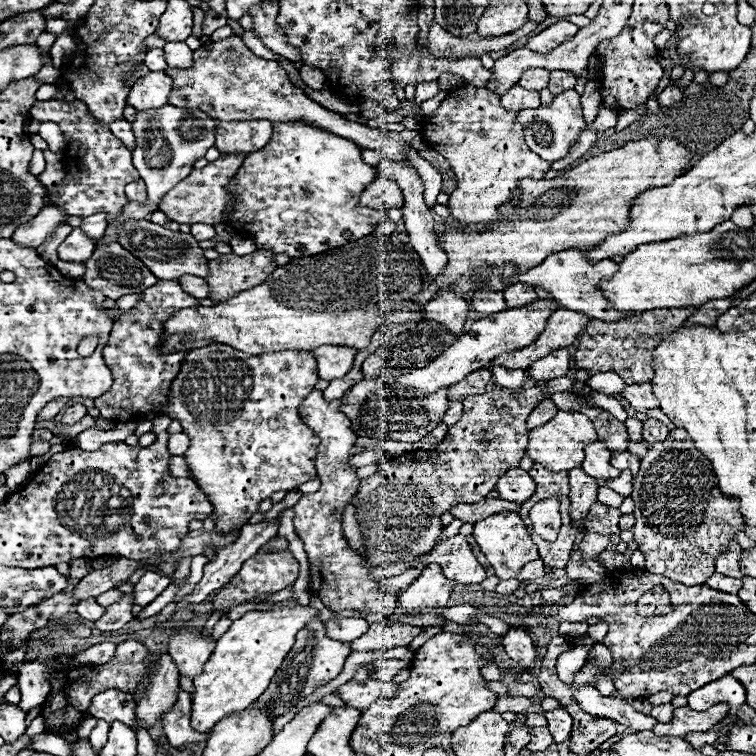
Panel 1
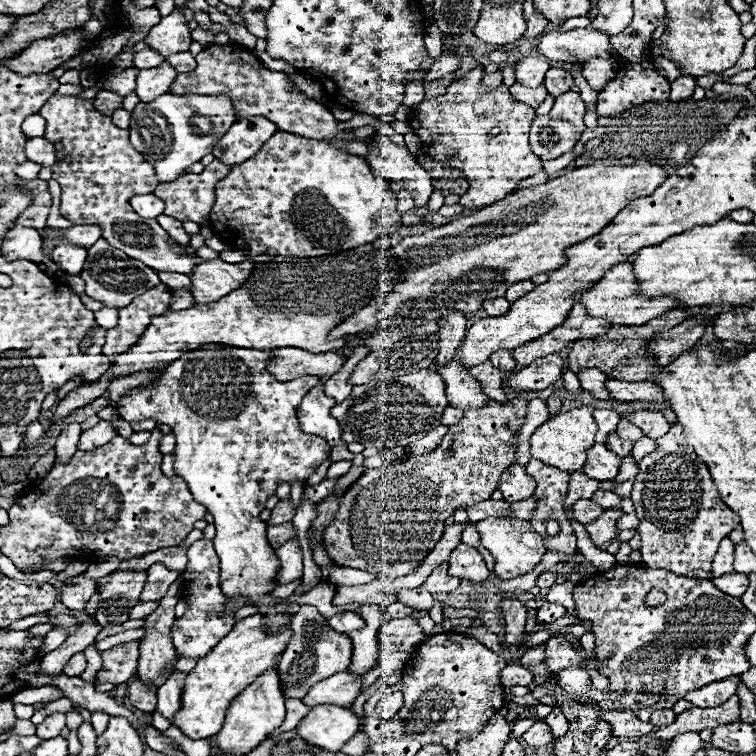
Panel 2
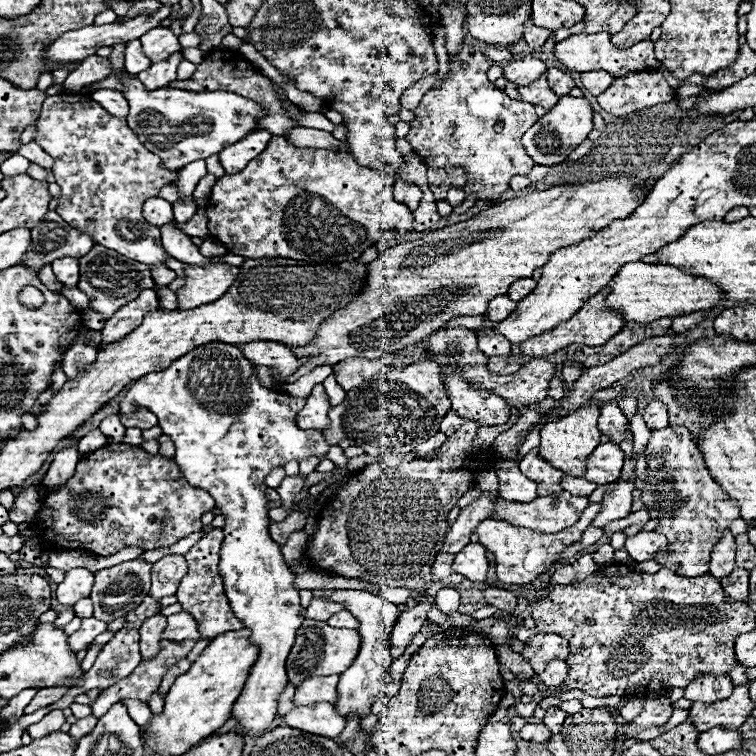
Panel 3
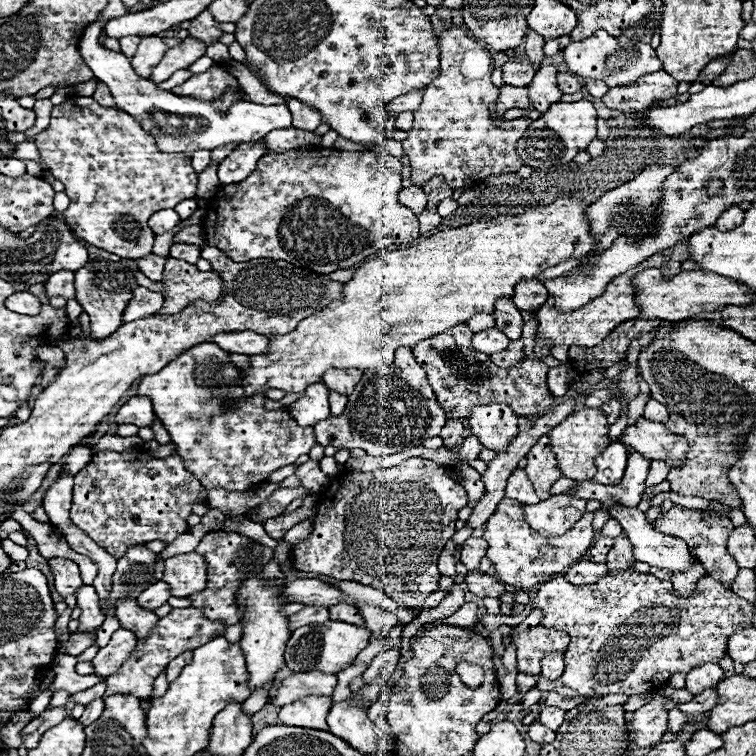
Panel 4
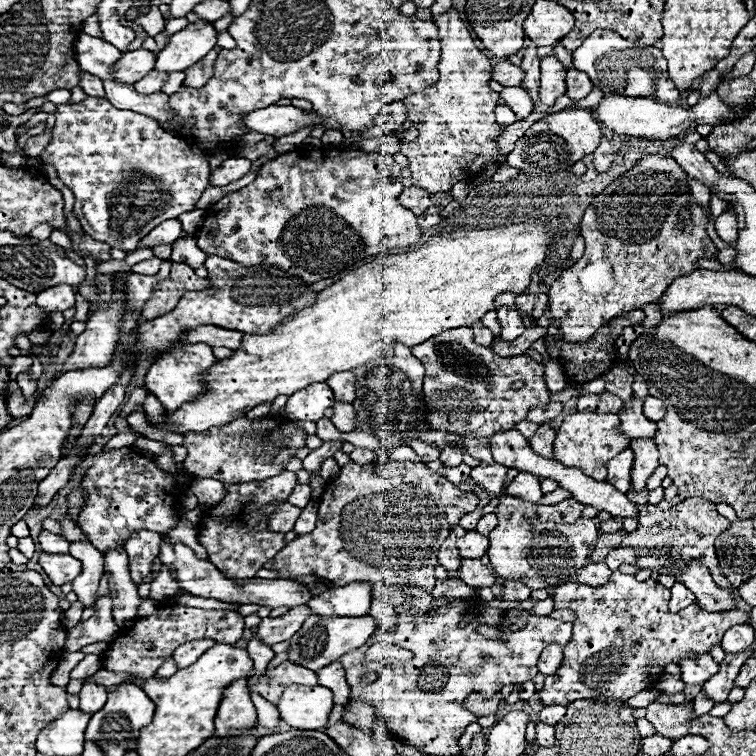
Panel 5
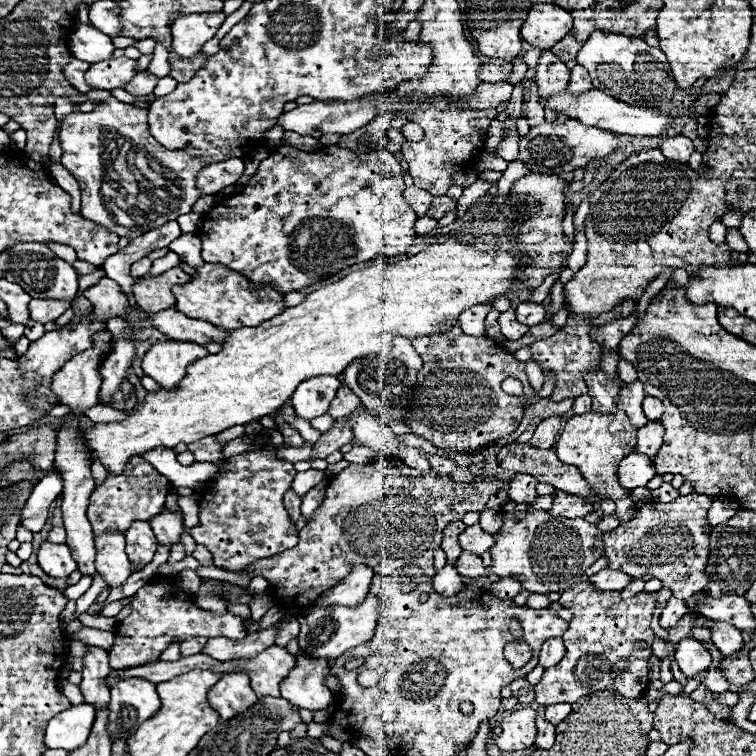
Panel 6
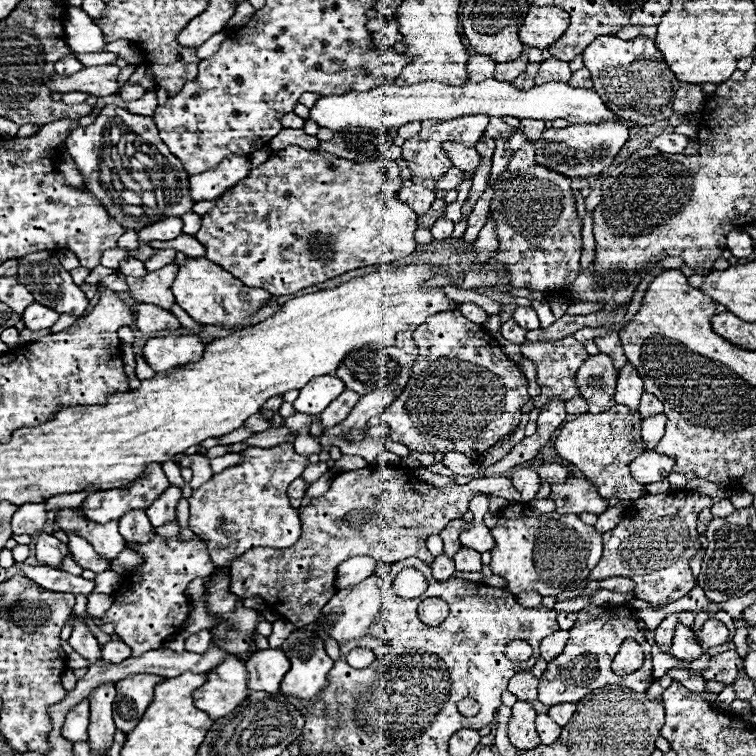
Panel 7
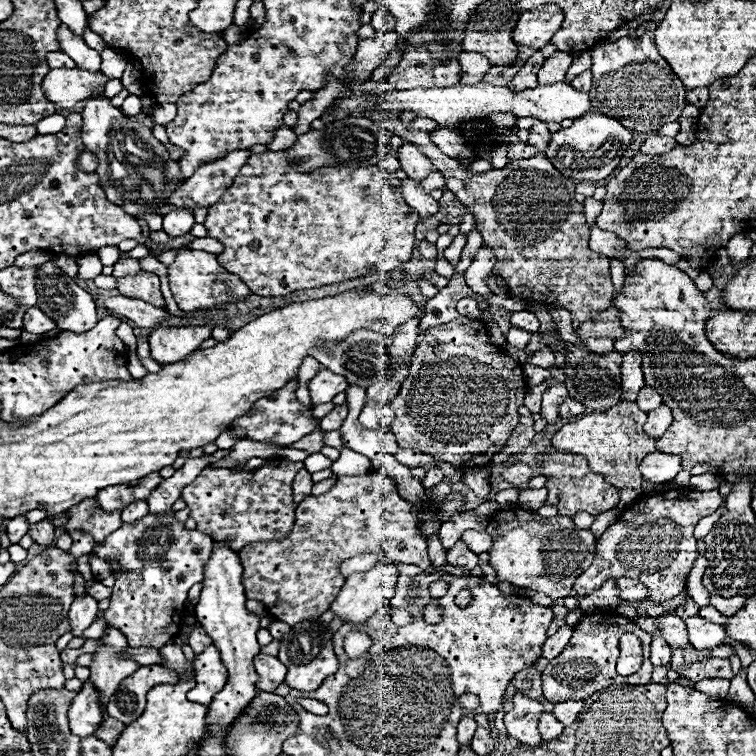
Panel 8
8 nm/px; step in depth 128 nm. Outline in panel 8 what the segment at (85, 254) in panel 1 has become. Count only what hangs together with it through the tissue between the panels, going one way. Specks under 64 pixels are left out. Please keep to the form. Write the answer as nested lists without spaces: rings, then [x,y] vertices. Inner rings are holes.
[[[30,308],[26,314],[24,314],[24,330],[30,332],[30,334],[44,334],[48,330],[56,328],[56,324],[40,310],[40,308]]]

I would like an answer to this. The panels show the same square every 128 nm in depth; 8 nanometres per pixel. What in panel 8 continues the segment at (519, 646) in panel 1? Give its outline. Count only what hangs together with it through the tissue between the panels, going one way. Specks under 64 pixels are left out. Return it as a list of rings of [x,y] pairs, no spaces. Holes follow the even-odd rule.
[[[456,542],[456,546],[452,546],[452,550],[448,550],[448,564],[452,566],[462,566],[464,570],[472,570],[478,566],[478,556],[468,550],[468,546],[464,546],[464,542]]]

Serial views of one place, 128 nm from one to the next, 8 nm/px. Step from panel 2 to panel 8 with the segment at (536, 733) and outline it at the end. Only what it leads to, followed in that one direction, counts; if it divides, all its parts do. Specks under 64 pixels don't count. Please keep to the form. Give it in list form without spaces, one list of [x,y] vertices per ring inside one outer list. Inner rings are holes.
[[[544,712],[544,714],[540,716],[538,730],[540,730],[540,734],[542,734],[542,740],[544,740],[544,742],[550,742],[550,740],[556,740],[556,738],[562,734],[564,726],[560,726],[560,722],[556,722],[556,718],[554,718],[552,712]]]

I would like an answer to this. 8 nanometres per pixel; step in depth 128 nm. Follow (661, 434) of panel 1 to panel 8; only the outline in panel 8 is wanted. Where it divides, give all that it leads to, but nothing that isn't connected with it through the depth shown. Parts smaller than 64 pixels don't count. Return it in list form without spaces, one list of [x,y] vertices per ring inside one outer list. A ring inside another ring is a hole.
[[[644,386],[640,390],[640,396],[638,396],[636,404],[640,406],[640,410],[650,412],[650,410],[656,410],[662,404],[662,398],[660,398],[660,394],[656,394],[656,390],[652,390],[650,386]]]

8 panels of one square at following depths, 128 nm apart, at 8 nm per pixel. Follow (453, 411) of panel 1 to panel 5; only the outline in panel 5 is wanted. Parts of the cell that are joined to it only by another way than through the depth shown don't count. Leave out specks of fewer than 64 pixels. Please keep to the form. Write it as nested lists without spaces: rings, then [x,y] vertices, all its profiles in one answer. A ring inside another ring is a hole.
[[[448,444],[440,452],[440,460],[444,466],[460,466],[462,464],[462,448],[458,444]]]

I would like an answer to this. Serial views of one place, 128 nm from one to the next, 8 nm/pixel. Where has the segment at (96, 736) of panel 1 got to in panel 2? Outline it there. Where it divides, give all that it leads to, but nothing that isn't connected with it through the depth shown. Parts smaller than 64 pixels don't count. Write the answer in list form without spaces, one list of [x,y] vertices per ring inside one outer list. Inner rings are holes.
[[[94,712],[90,722],[92,722],[92,726],[94,726],[96,736],[100,736],[100,734],[106,730],[106,726],[108,726],[108,716],[106,716],[104,712]]]

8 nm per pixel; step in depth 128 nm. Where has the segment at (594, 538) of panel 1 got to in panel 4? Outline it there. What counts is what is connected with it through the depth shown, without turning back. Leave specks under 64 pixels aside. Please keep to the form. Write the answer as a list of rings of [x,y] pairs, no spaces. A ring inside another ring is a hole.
[[[632,452],[628,456],[628,466],[622,476],[622,482],[618,486],[602,486],[592,480],[580,482],[576,490],[570,490],[570,494],[576,494],[576,498],[584,500],[600,500],[602,510],[610,512],[614,506],[638,506],[640,496],[644,492],[644,480],[650,470],[650,460],[642,454]]]

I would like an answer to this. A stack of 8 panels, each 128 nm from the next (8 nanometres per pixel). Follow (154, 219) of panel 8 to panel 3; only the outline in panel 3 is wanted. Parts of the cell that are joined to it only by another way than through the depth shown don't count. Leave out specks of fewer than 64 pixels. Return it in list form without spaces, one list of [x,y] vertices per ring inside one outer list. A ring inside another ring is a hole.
[[[174,222],[164,224],[162,228],[162,246],[164,250],[168,250],[168,254],[184,264],[192,264],[192,262],[200,262],[204,266],[204,262],[210,262],[206,256],[200,254],[198,246],[192,244],[190,236],[186,236],[180,228],[176,228]]]

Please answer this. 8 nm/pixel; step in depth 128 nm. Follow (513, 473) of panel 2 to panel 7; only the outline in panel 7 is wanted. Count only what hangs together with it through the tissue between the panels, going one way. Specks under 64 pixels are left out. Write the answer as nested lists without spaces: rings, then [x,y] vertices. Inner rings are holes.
[[[520,468],[512,474],[512,484],[522,494],[522,502],[530,502],[536,498],[536,492],[542,482],[532,468]]]

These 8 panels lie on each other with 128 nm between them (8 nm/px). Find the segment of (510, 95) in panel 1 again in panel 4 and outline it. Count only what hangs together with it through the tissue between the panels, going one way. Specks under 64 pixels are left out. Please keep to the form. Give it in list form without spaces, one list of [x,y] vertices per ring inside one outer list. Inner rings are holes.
[[[542,66],[534,80],[528,84],[528,96],[534,102],[534,110],[544,112],[548,106],[560,102],[562,92],[556,84],[556,66]]]

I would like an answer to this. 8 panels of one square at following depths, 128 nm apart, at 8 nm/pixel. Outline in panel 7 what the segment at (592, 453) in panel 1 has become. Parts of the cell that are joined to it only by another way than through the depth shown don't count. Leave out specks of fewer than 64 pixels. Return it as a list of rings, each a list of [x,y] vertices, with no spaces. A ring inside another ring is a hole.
[[[646,450],[630,462],[630,474],[638,484],[652,484],[662,482],[672,472],[672,466],[674,458],[662,456],[654,450]]]

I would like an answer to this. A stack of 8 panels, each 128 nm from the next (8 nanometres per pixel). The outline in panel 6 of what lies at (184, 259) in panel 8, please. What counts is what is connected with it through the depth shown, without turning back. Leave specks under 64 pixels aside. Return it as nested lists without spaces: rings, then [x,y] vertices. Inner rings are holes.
[[[206,264],[204,268],[200,268],[196,272],[198,272],[198,276],[194,276],[192,282],[188,282],[188,286],[176,286],[176,306],[174,308],[188,318],[206,320],[224,330],[238,330],[238,328],[246,328],[246,326],[260,326],[264,320],[270,320],[270,318],[278,316],[280,312],[284,312],[284,294],[278,292],[270,284],[254,284],[246,276],[242,276],[222,264]]]

